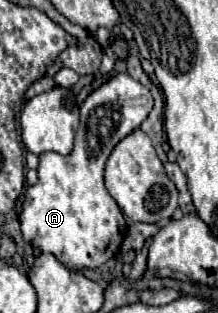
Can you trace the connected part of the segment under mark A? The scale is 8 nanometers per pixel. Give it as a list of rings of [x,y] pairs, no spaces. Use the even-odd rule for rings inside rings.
[[[127,72],[115,74],[85,98],[85,102],[81,104],[81,122],[75,132],[75,148],[67,156],[55,152],[41,154],[39,168],[37,168],[39,180],[35,186],[29,186],[25,190],[19,222],[21,222],[23,240],[27,244],[41,250],[43,254],[53,254],[69,270],[81,270],[81,268],[93,270],[118,254],[127,224],[119,206],[105,190],[103,170],[115,144],[119,144],[135,128],[139,128],[141,122],[149,116],[151,108],[153,108],[151,92],[141,82],[135,82]]]

